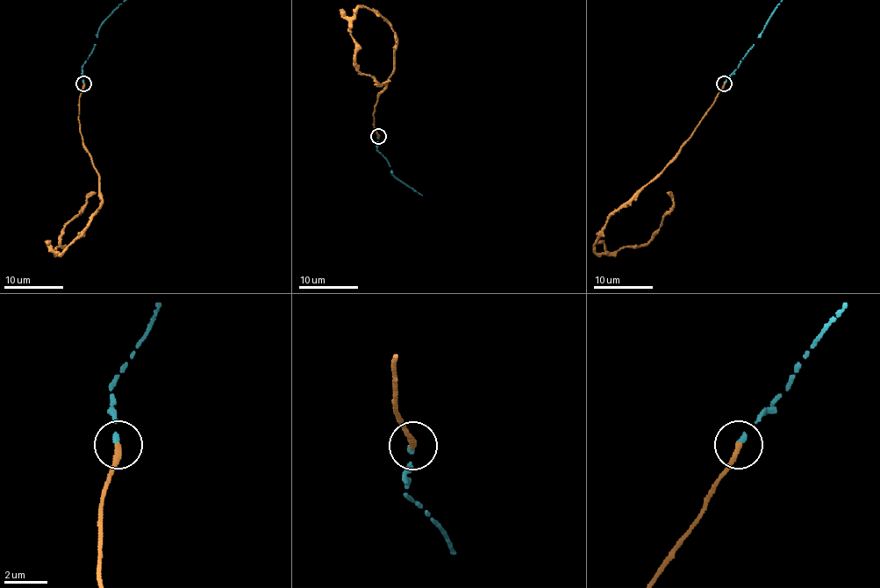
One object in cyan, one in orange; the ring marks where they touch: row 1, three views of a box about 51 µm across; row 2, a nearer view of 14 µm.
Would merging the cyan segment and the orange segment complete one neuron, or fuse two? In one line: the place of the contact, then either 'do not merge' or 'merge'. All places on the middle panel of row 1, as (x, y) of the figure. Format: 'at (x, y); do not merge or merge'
at (378, 136); merge

